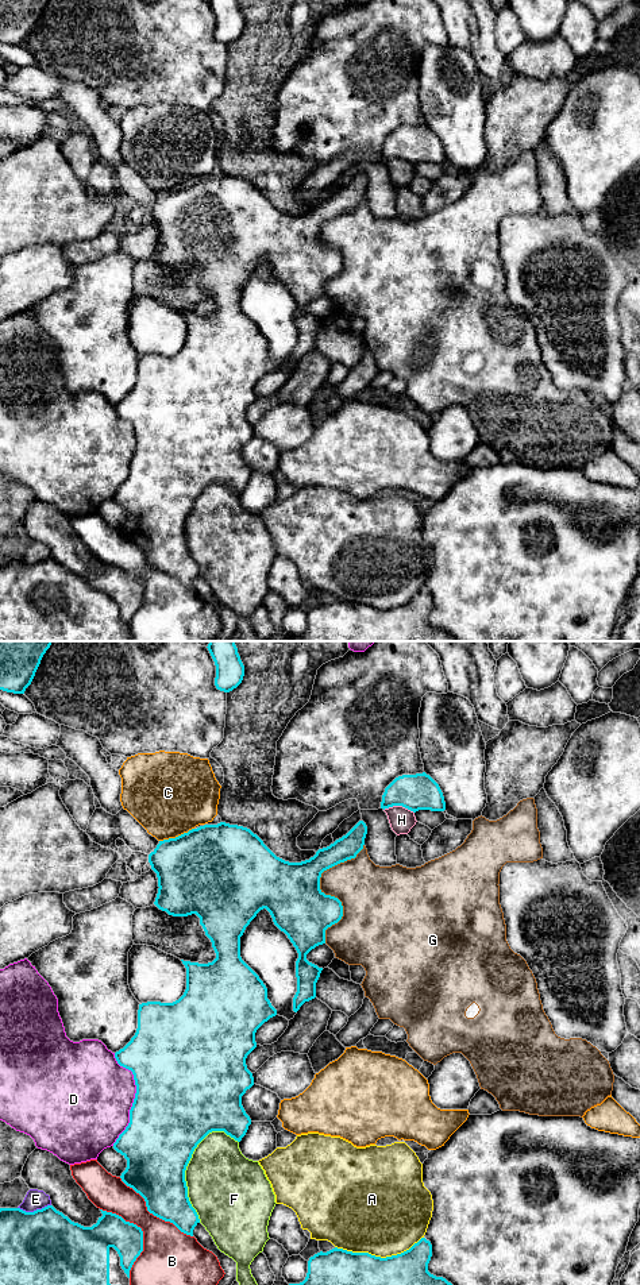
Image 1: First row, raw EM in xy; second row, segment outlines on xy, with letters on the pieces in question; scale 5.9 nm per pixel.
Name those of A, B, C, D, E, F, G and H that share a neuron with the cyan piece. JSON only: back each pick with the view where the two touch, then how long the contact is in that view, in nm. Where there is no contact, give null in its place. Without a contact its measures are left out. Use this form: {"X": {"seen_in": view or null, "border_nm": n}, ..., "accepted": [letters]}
{"G": {"seen_in": "xy", "border_nm": 650}, "accepted": ["G"]}

